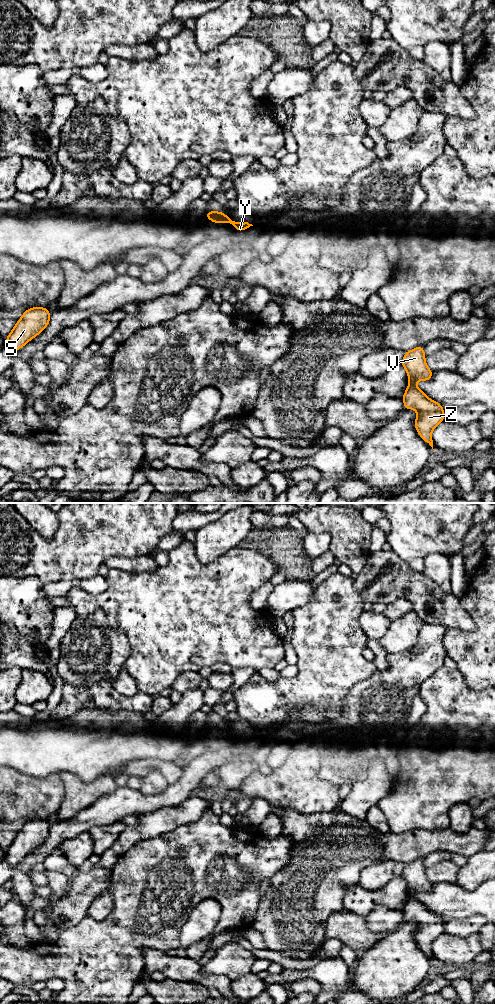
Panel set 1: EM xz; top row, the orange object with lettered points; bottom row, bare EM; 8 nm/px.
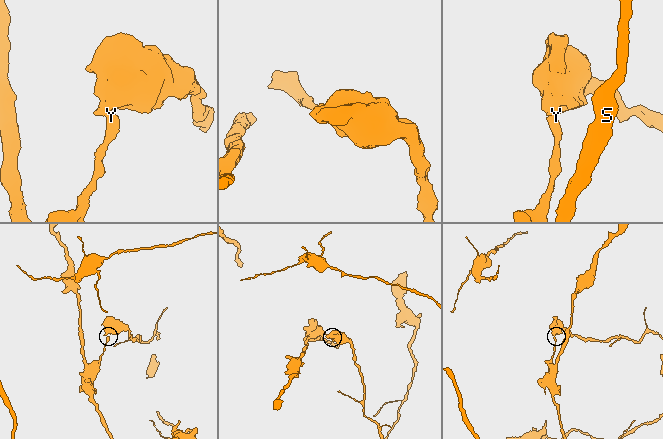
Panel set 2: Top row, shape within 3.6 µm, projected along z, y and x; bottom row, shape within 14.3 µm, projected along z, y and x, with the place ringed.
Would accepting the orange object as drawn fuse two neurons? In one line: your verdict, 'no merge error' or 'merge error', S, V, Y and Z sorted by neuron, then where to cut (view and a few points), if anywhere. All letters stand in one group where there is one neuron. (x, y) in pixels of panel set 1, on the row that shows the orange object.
merge error | S Y / V Z | xz (231, 220), (232, 223)

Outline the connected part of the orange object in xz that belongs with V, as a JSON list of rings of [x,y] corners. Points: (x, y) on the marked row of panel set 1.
[[[423,346],[405,352],[401,365],[407,371],[409,385],[402,399],[404,409],[417,411],[417,418],[414,421],[416,430],[433,449],[431,433],[444,421],[444,409],[441,404],[428,398],[420,388],[415,386],[416,381],[427,381],[432,378],[433,371],[427,367],[425,358]]]

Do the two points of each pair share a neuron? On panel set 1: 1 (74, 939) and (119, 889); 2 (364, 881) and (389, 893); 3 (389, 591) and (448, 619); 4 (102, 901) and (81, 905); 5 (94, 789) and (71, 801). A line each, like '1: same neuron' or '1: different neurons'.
1: same neuron
2: different neurons
3: same neuron
4: different neurons
5: same neuron

